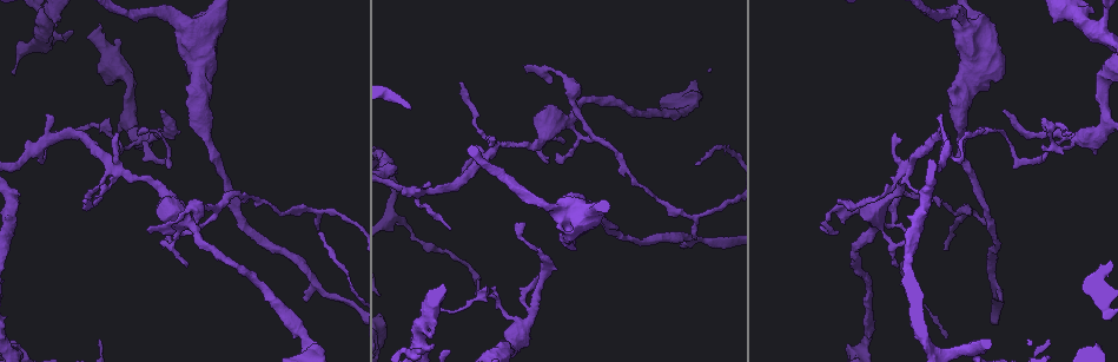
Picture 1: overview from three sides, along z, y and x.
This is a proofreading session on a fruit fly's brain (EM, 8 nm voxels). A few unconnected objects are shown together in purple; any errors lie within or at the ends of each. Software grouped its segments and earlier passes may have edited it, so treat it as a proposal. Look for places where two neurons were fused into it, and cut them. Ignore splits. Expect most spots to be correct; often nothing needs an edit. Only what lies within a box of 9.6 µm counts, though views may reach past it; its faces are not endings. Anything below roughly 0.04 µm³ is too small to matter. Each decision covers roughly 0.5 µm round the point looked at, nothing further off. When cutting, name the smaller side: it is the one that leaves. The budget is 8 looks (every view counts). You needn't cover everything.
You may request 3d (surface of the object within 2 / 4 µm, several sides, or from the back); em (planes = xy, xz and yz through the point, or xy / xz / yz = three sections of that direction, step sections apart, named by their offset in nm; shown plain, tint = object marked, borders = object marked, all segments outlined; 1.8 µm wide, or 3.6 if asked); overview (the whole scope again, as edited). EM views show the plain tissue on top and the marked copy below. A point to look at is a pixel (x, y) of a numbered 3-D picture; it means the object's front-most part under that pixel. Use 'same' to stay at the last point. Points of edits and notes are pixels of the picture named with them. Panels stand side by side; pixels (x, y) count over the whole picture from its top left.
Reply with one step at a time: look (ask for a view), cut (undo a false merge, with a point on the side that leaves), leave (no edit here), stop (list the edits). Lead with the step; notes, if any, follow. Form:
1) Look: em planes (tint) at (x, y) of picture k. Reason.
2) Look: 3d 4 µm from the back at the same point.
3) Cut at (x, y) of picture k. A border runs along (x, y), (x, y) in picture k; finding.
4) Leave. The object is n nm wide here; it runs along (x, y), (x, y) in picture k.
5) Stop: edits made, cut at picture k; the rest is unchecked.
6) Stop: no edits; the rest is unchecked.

Look: em planes (borders) at (13, 353) of picture 1. A fork.

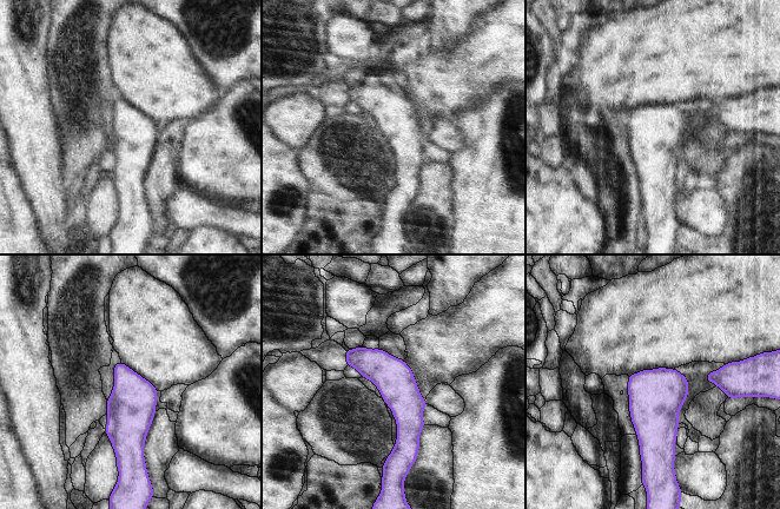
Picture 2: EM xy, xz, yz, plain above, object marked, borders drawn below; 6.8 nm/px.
Leave. The object is 260 nm wide here; it runs along (349, 352), (405, 401), (400, 457) in picture 2; one neuron here.

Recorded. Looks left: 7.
Look: em 3.6 µm planes (tint) at (593, 141) of picture 1. Arms part here.

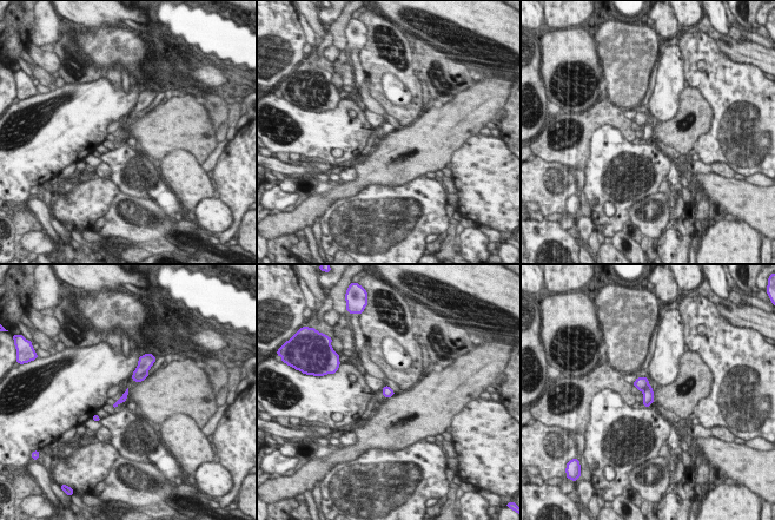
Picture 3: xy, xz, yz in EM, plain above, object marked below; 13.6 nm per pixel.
Cut at (146, 361) of picture 3. The object is 90 nm wide here; a border runs along (146, 370), (133, 380) in picture 3; two neurons meet here.

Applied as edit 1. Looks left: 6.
Look: overview. See it whole again.

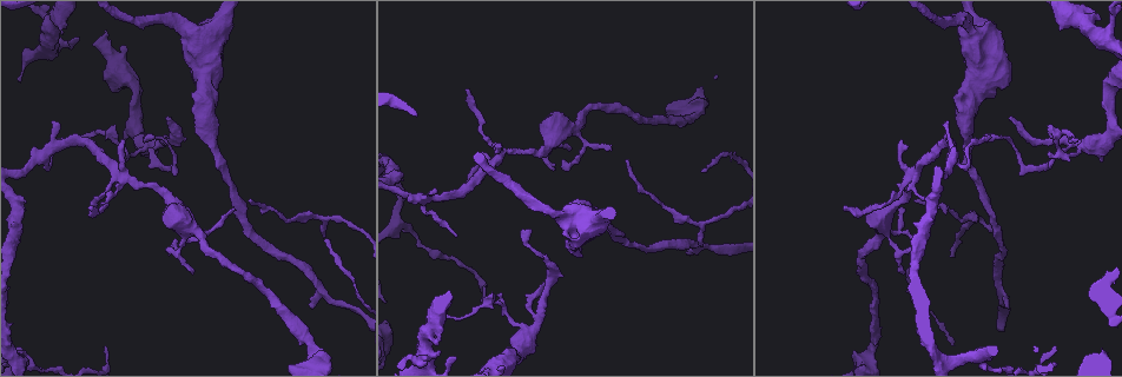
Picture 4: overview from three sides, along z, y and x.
Look: 3d 4 µm at (49, 39) of picture 4. Looks like a crossing.

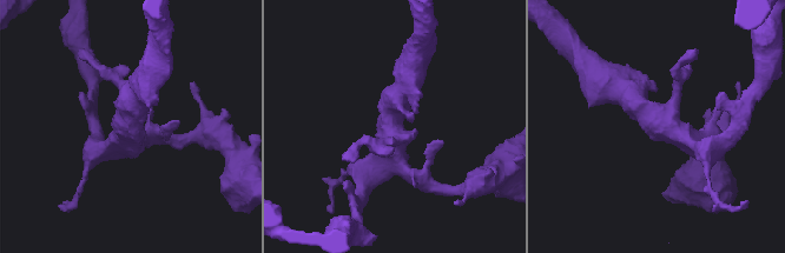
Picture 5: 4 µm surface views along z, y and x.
Look: em planes (borders) at (126, 119) of picture 5. 4 arms meet here; now the EM.

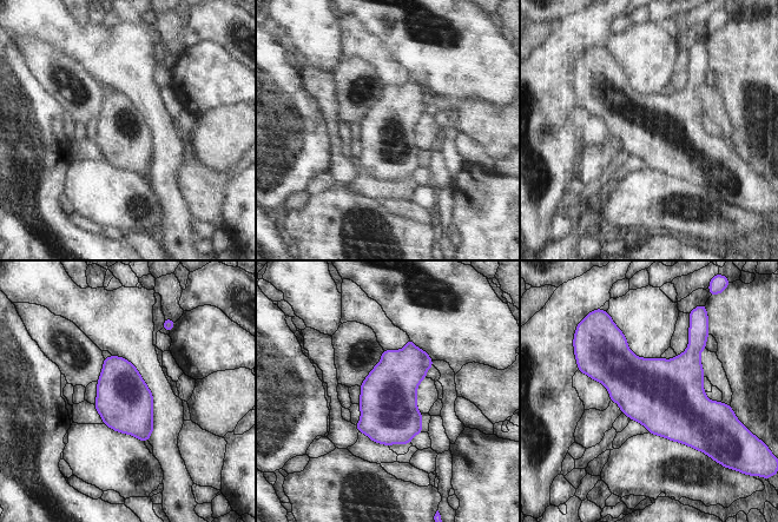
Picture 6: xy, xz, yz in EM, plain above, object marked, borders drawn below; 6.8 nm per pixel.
Leave. The object is 380 nm wide here; one neuron here.

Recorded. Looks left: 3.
Stop: edits made, cut at picture 3; the rest is unchecked.

